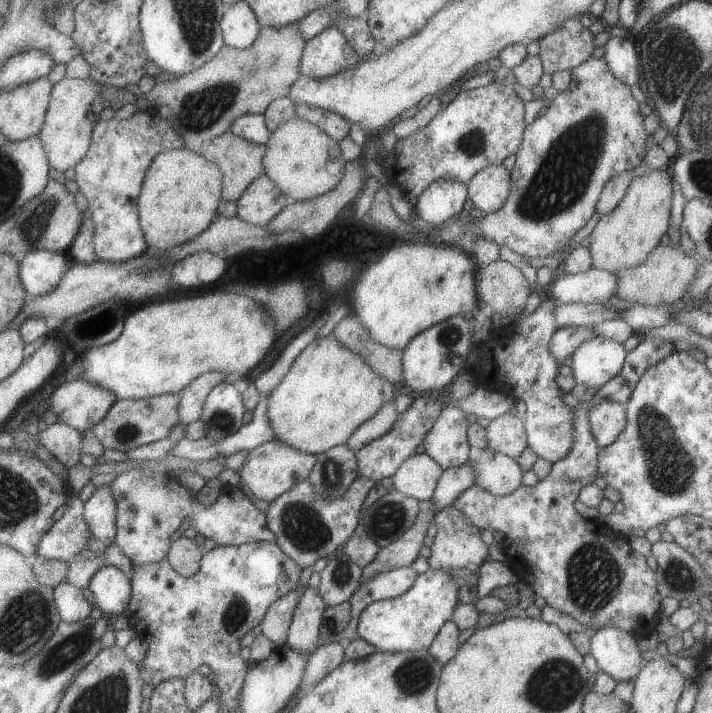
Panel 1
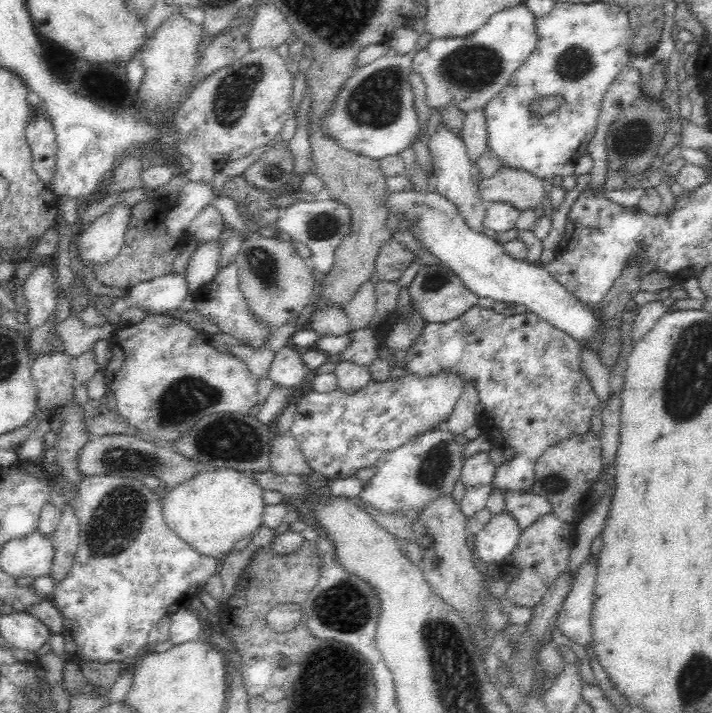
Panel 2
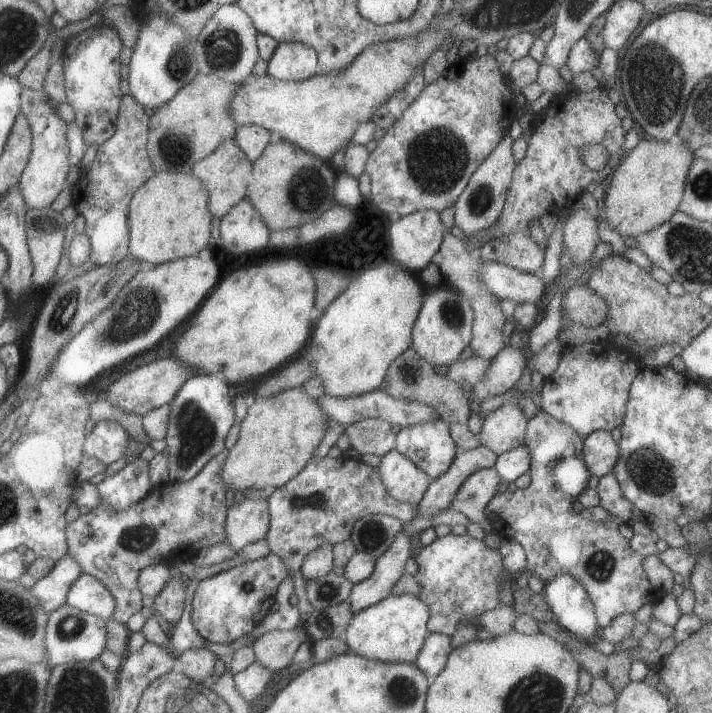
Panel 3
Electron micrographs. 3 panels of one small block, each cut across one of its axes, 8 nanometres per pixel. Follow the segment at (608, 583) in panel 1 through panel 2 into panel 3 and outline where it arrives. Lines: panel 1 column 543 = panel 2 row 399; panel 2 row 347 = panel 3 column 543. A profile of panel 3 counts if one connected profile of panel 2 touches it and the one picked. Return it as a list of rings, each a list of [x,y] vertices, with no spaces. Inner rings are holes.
[[[538,408],[537,413],[526,421],[523,445],[529,450],[531,458],[529,486],[513,492],[505,490],[496,493],[489,499],[483,512],[499,526],[499,532],[503,536],[521,545],[526,556],[526,569],[530,574],[543,582],[561,574],[569,574],[571,578],[575,578],[590,598],[600,628],[607,626],[619,614],[634,613],[649,602],[655,604],[662,589],[656,589],[646,577],[641,566],[643,557],[617,531],[618,522],[613,517],[605,522],[591,522],[573,510],[573,502],[587,488],[590,476],[583,460],[583,438],[571,426],[555,420]]]

